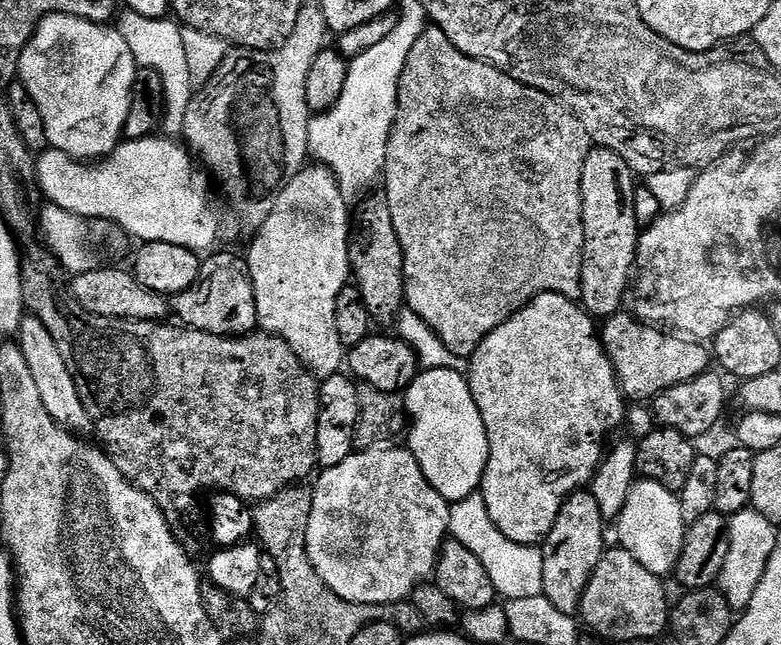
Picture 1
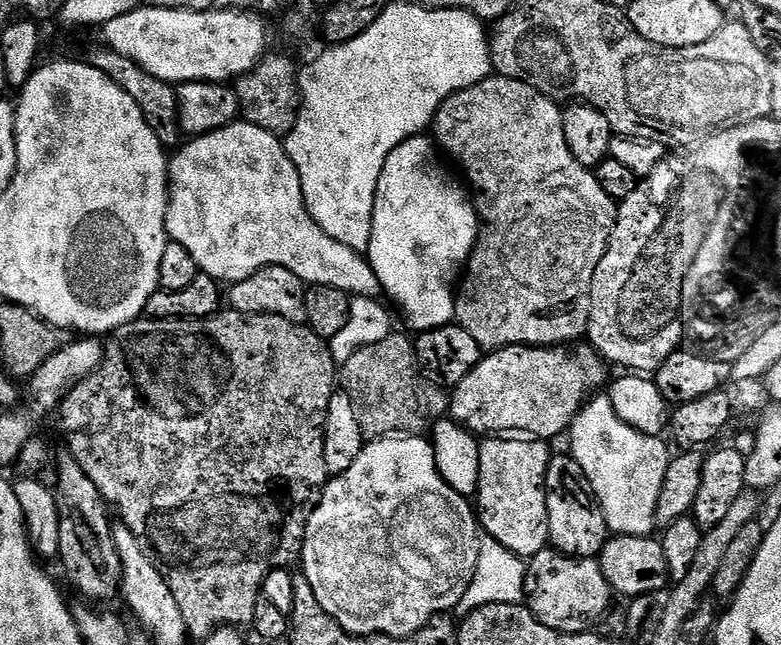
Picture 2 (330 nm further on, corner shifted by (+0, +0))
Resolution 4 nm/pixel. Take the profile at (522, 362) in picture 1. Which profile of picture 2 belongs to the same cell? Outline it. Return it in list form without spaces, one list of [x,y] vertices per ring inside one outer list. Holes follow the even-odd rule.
[[[488,438],[480,446],[480,477],[474,497],[479,527],[521,558],[536,556],[550,544],[546,470],[554,452],[548,448],[545,441],[535,438]]]

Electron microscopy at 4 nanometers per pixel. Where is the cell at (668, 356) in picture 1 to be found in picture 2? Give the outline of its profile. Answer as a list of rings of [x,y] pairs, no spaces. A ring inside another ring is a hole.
[[[584,342],[569,348],[527,344],[497,348],[481,358],[478,366],[474,366],[474,370],[470,370],[470,374],[466,374],[466,378],[462,378],[462,382],[451,389],[450,416],[473,434],[527,434],[538,440],[552,442],[555,436],[563,437],[571,429],[572,420],[581,408],[593,394],[605,387],[607,370],[600,353]]]

